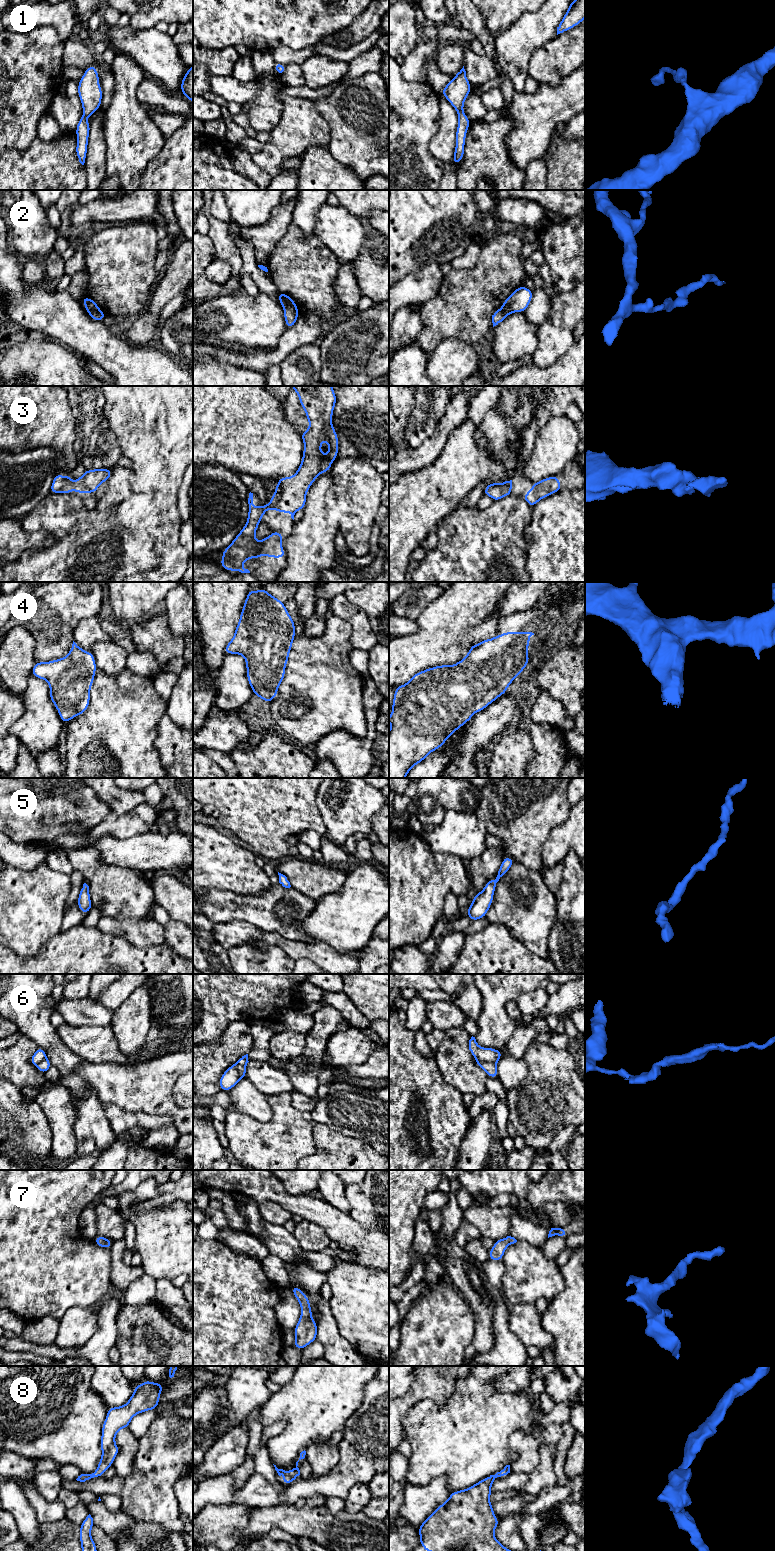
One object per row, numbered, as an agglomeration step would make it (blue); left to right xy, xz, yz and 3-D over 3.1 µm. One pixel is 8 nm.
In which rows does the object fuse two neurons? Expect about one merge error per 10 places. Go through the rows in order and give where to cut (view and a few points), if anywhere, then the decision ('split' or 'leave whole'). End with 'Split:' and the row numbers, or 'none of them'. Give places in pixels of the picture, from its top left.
1: no cut; leave whole
2: cut in xz along (282, 302), (292, 304), (296, 310); split
3: no cut; leave whole
4: no cut; leave whole
5: no cut; leave whole
6: cut in yz along (475, 1057), (492, 1062), (495, 1065); split
7: no cut; leave whole
8: no cut; leave whole
Split: 2, 6

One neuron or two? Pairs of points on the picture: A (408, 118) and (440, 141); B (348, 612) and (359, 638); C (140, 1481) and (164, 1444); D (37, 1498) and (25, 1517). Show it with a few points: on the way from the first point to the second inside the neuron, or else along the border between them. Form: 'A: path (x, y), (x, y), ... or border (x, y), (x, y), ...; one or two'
A: border (440, 114), (429, 145), (437, 160); two
B: path (354, 618), (359, 623), (359, 632); one
C: path (149, 1472), (164, 1456), (164, 1453); one
D: border (21, 1489), (40, 1524); two

